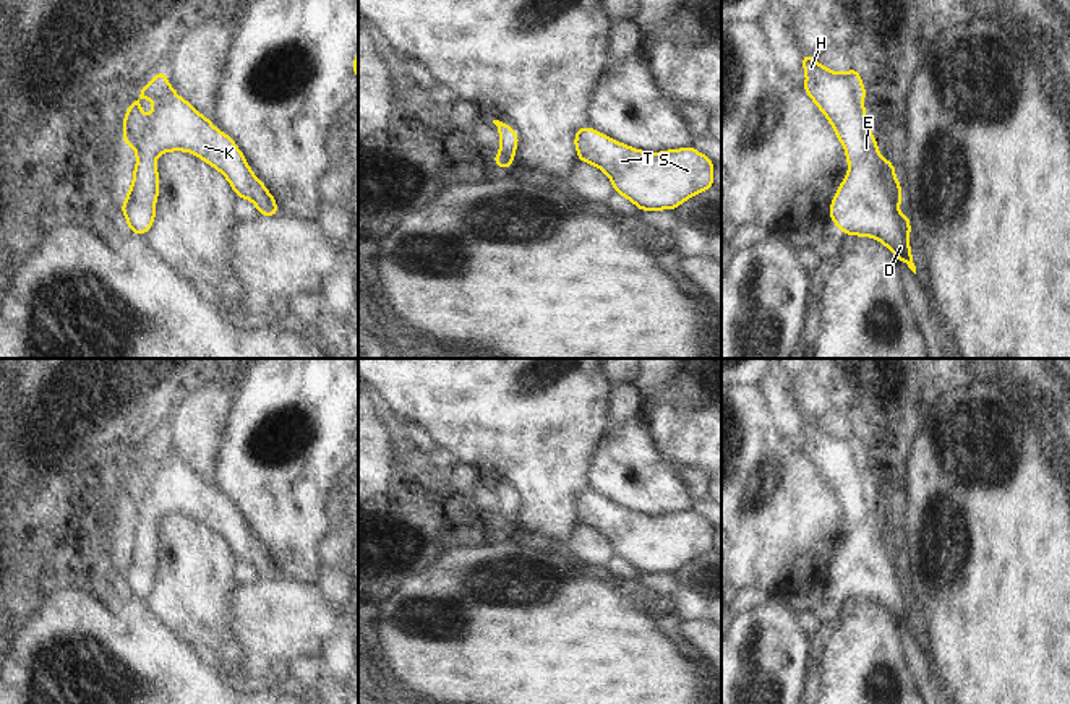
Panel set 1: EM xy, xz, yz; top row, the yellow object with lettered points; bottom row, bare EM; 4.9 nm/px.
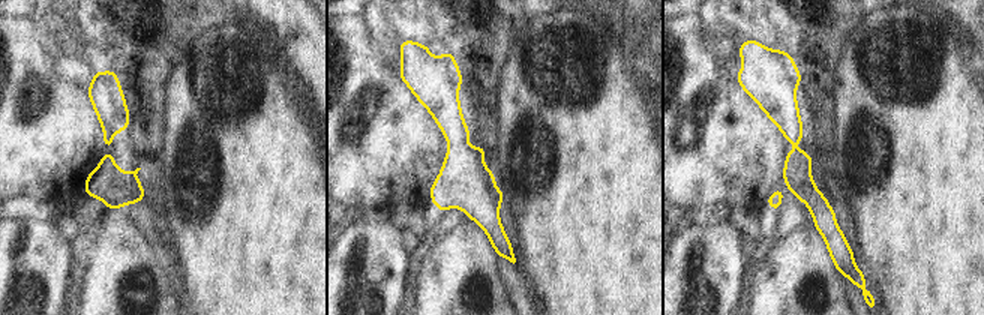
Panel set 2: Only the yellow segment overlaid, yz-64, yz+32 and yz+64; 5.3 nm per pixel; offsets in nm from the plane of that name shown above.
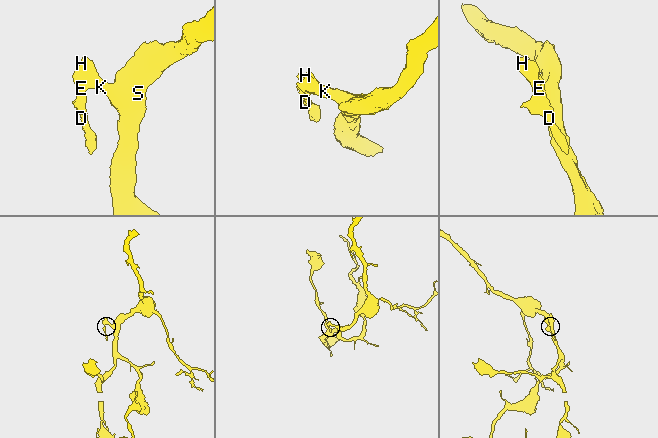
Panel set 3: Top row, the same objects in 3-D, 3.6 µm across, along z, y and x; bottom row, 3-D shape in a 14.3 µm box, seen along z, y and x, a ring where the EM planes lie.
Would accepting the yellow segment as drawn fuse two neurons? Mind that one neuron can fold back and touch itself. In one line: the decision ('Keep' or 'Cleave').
Keep.

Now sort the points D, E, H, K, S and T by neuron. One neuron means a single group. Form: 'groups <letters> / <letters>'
groups D E H K S T

